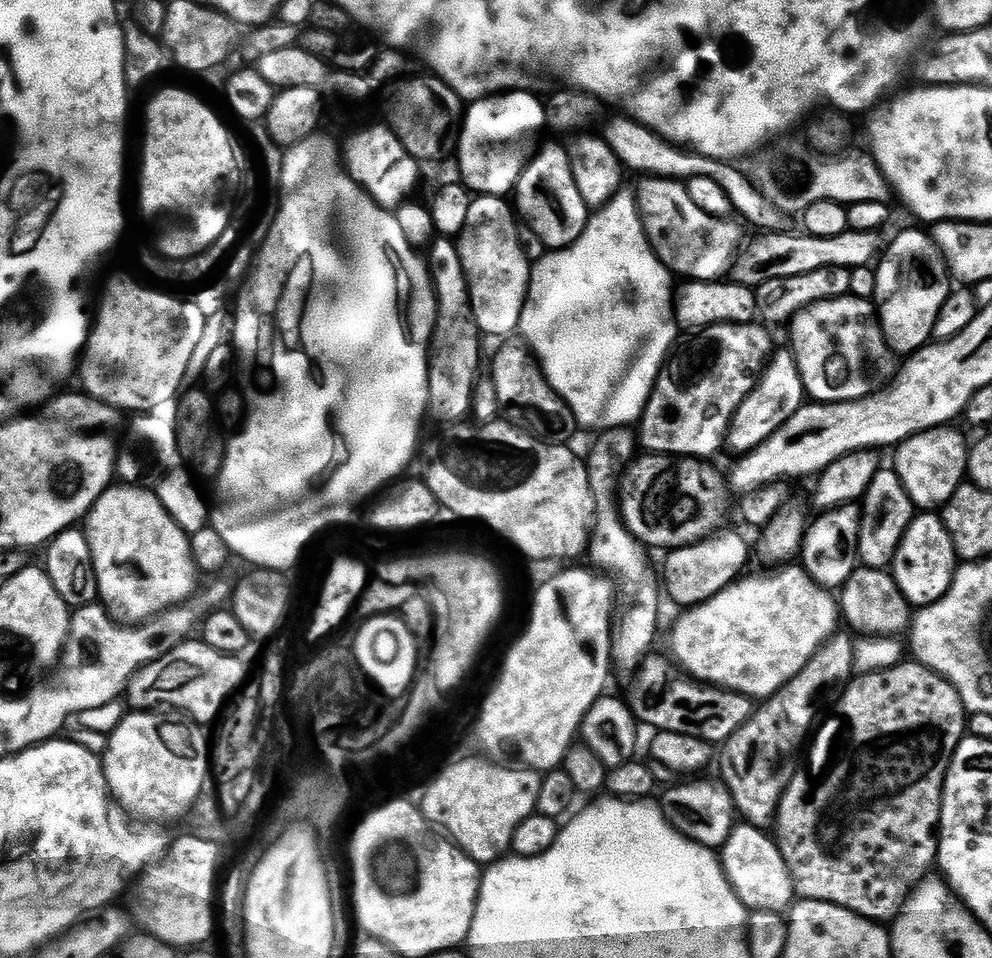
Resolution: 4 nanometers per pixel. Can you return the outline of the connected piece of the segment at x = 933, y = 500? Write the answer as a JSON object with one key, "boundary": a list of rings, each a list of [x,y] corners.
{"boundary":[[[941,426],[929,428],[927,432],[918,432],[895,449],[894,471],[900,476],[917,509],[939,509],[954,494],[954,490],[965,483],[970,444],[967,439],[964,441],[958,429],[952,427],[956,426]]]}

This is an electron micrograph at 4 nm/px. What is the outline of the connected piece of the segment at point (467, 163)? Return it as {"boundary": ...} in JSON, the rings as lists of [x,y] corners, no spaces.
{"boundary":[[[513,90],[486,96],[467,105],[462,117],[458,159],[463,185],[470,193],[504,198],[515,189],[534,155],[536,135],[545,131],[548,123],[545,101],[538,97],[531,91]]]}

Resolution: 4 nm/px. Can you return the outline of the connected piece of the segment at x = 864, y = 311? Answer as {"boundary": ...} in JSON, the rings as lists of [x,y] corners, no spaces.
{"boundary":[[[845,294],[827,301],[817,301],[799,309],[790,321],[792,328],[792,345],[790,351],[794,355],[796,366],[802,378],[805,393],[817,403],[837,404],[844,401],[844,394],[840,394],[838,382],[829,382],[826,372],[828,364],[838,346],[838,341],[843,337],[844,329],[862,328],[873,319],[874,308],[856,294]]]}

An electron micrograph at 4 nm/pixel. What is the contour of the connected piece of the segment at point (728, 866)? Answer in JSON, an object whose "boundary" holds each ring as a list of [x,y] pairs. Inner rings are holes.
{"boundary":[[[747,822],[737,823],[722,849],[722,863],[732,889],[752,912],[787,913],[797,899],[796,884],[780,853],[779,843],[765,829]]]}

